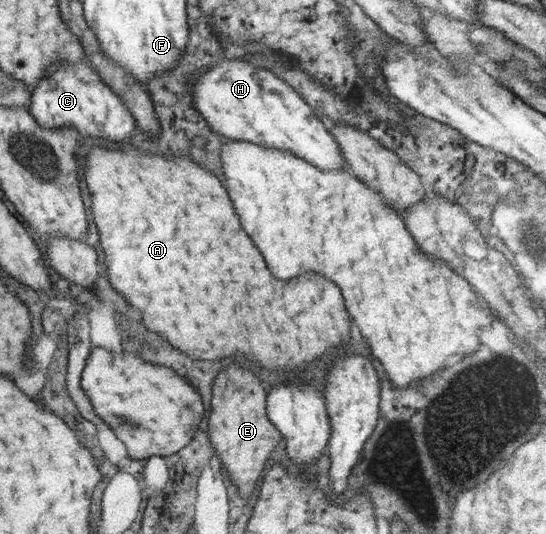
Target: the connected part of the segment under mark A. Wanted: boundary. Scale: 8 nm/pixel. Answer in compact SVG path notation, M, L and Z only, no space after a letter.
M102 145L94 146L87 158L86 178L89 189L92 193L93 213L98 225L103 245L106 253L106 264L108 265L109 282L113 288L121 293L131 310L138 315L140 320L148 329L156 329L160 335L166 335L168 341L180 349L192 355L194 359L220 359L224 355L256 355L256 361L268 369L286 369L296 371L304 369L308 363L316 361L324 353L332 353L334 347L342 347L350 339L350 327L344 311L344 299L340 295L340 287L336 287L334 280L326 279L324 274L306 273L298 275L298 279L290 279L290 283L276 279L270 269L266 267L266 261L262 253L256 249L248 233L242 229L238 215L234 213L232 201L228 199L226 189L220 185L220 179L209 170L206 170L192 160L190 155L156 155L150 151L138 148L134 149L107 149Z

